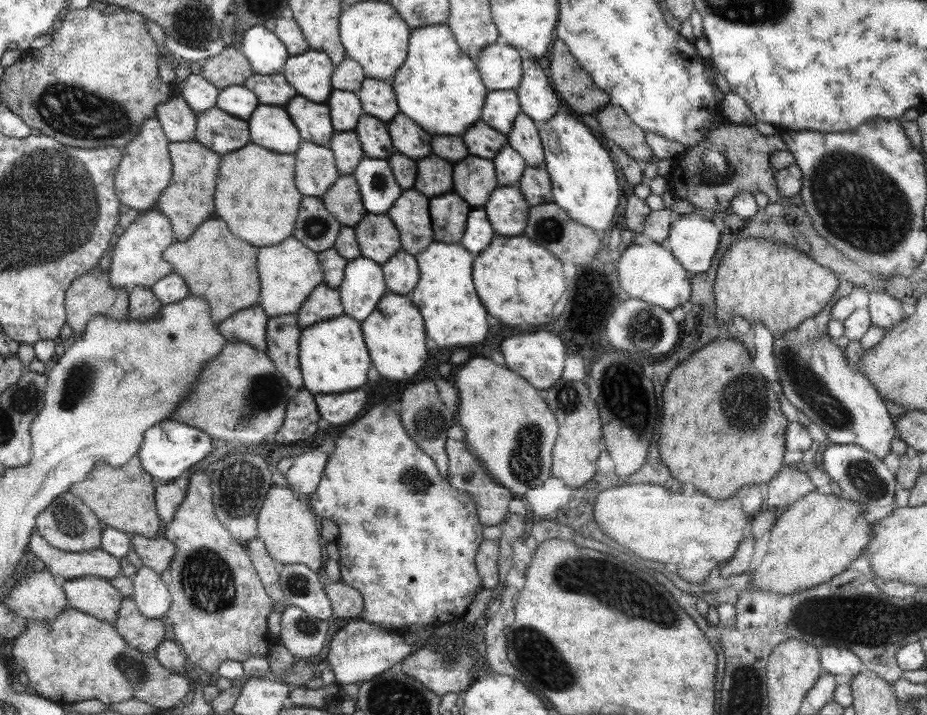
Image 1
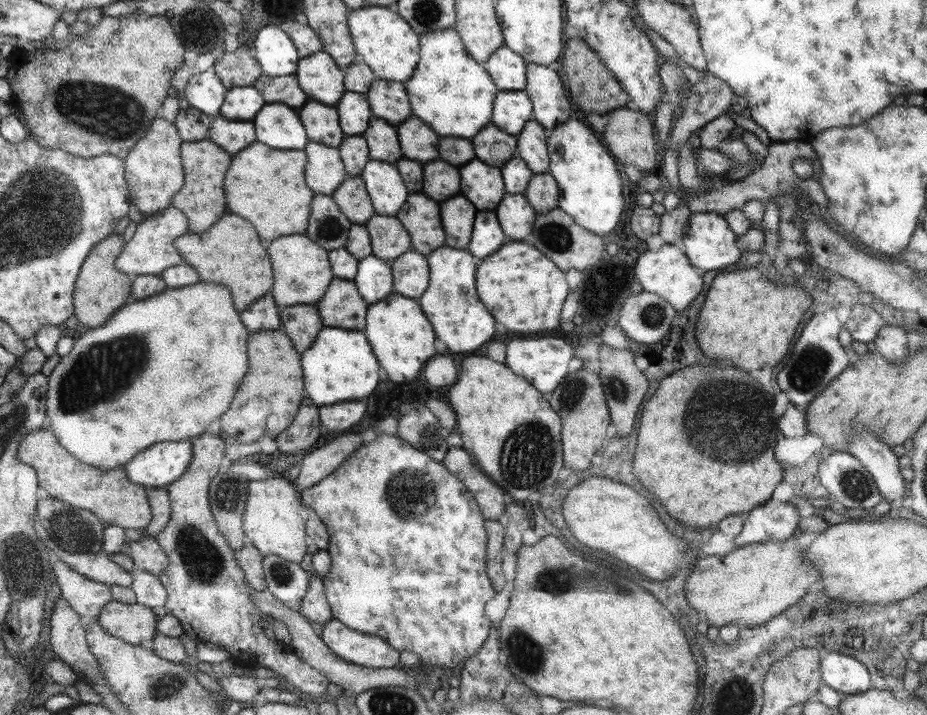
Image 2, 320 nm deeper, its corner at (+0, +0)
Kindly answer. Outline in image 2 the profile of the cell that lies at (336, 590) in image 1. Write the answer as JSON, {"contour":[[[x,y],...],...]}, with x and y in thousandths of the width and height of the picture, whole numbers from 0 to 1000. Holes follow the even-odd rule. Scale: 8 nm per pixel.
{"contour":[[[337,803],[334,822],[331,822],[330,832],[323,842],[320,857],[329,863],[333,870],[348,873],[358,866],[356,852],[348,827],[347,807]]]}

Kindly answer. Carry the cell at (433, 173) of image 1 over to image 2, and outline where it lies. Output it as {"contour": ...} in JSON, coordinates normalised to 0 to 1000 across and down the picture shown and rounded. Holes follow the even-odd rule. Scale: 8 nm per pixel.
{"contour":[[[476,222],[455,229],[454,269],[476,284],[496,269],[495,245],[489,231],[484,232],[482,227],[476,227]]]}

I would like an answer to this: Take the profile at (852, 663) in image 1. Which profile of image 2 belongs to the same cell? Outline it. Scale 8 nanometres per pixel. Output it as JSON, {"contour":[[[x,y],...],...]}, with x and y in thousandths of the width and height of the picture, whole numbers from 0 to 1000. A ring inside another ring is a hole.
{"contour":[[[889,915],[886,933],[889,957],[905,969],[920,972],[939,964],[939,941],[921,919]]]}

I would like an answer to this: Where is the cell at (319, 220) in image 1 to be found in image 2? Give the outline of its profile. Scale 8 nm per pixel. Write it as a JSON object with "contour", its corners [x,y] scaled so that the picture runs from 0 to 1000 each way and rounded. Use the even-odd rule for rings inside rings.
{"contour":[[[339,270],[329,330],[353,351],[361,350],[373,341],[379,316],[359,276]]]}

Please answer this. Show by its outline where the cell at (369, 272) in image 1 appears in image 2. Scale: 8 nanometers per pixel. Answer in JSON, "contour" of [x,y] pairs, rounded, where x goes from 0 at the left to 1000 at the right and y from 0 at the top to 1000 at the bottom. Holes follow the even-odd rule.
{"contour":[[[400,355],[386,365],[383,389],[380,392],[388,415],[396,425],[413,420],[424,408],[421,366]]]}

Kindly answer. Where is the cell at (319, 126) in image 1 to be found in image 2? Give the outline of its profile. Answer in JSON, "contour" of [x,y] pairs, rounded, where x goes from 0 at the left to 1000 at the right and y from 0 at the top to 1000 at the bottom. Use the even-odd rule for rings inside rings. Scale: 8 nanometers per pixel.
{"contour":[[[332,140],[327,150],[319,155],[325,165],[333,199],[342,199],[362,207],[371,194],[366,176],[364,176],[364,157],[359,148],[355,150]]]}

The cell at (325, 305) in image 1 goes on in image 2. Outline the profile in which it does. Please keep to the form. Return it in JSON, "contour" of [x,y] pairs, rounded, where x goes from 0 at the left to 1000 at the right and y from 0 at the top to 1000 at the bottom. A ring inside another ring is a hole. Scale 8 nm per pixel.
{"contour":[[[359,389],[342,432],[353,457],[392,462],[397,425],[388,415],[381,393]]]}

